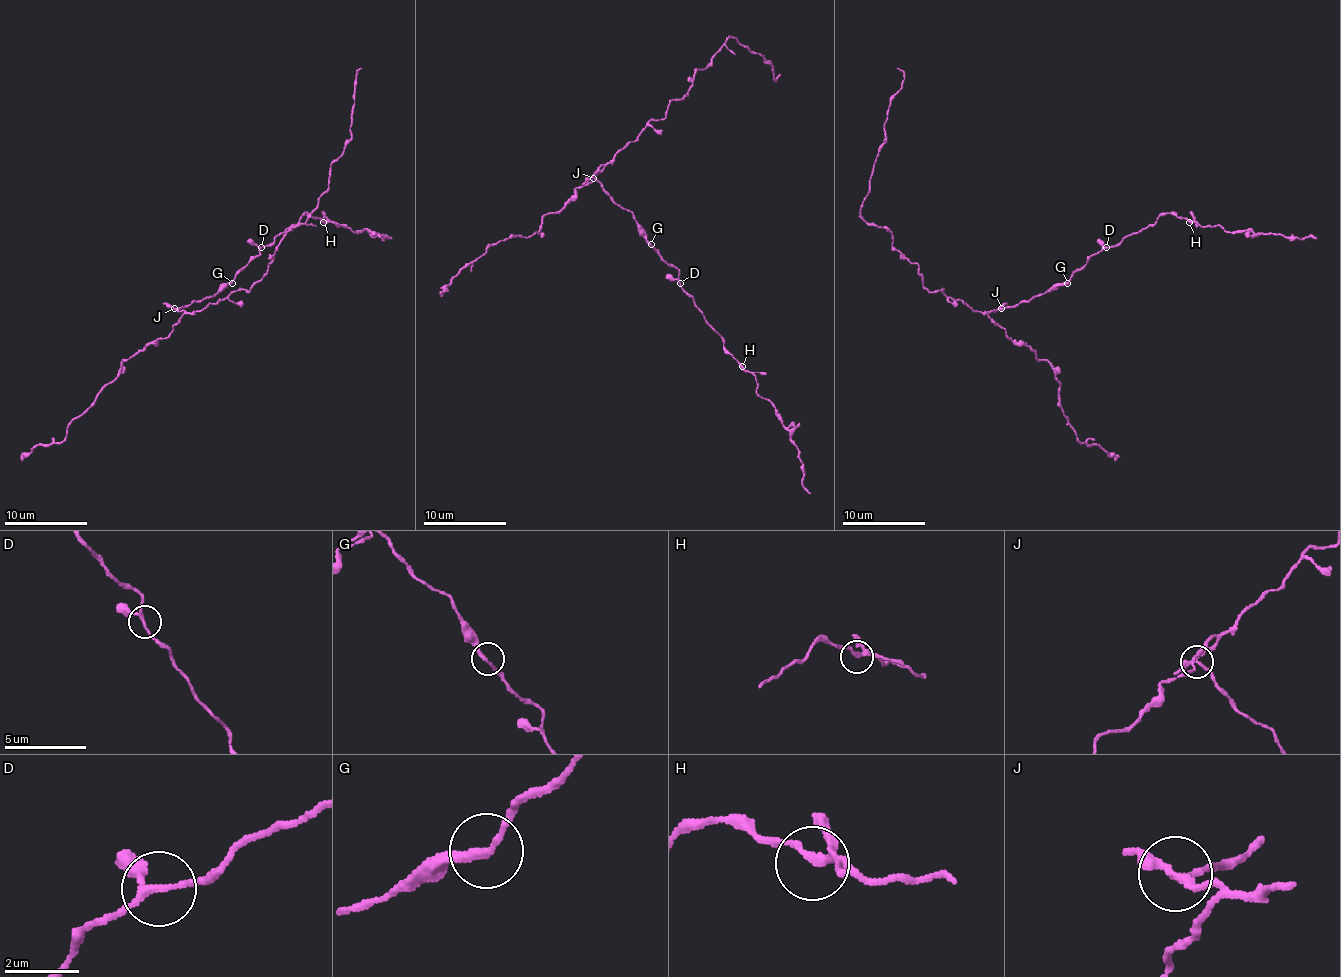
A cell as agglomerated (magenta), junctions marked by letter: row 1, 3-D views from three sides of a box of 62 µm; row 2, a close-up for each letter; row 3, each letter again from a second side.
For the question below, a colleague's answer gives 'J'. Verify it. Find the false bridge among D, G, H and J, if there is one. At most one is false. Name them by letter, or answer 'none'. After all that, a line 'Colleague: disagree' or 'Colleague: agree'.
J
Colleague: agree

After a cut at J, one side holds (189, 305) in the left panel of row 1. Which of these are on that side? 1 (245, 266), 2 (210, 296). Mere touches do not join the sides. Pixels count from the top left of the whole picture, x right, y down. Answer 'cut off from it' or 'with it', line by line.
1: with it
2: with it

